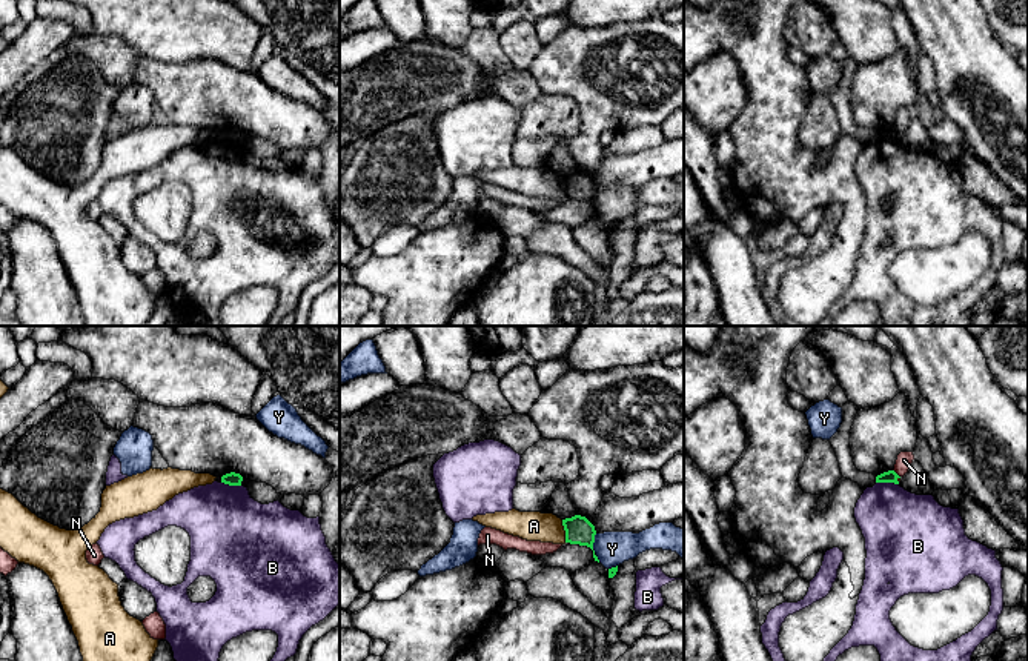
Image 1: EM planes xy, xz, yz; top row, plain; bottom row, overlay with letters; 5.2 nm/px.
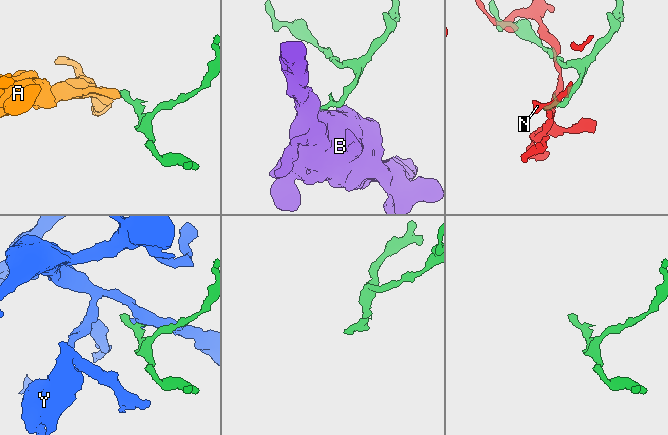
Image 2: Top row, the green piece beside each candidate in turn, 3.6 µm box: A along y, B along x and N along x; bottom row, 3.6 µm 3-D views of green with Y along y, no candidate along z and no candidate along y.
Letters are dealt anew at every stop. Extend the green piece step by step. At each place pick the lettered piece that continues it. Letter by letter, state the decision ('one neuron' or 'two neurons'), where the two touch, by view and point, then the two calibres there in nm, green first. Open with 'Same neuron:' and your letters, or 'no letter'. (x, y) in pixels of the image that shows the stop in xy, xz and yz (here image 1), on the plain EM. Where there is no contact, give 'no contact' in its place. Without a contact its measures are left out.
Same neuron: no letter
A: two neurons; contact xz (564, 185); calibres 140 and 160 nm
B: two neurons; contact yz (887, 137); calibres 60 and 380 nm
N: two neurons; contact yz (896, 129); calibres 60 and 80 nm
Y: two neurons; contact xz (593, 197); calibres 140 and 180 nm

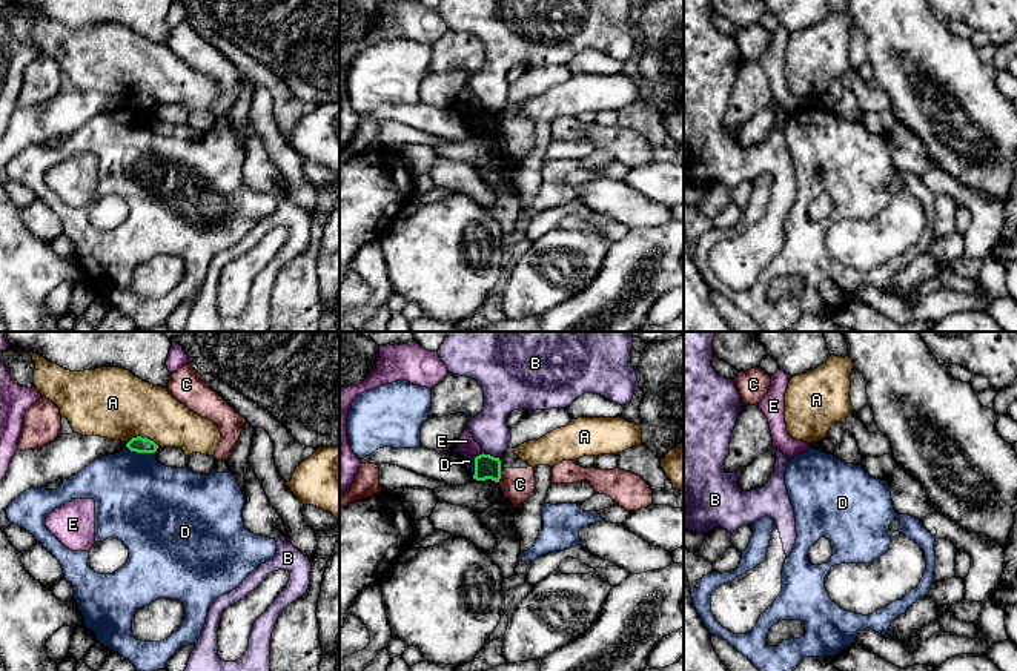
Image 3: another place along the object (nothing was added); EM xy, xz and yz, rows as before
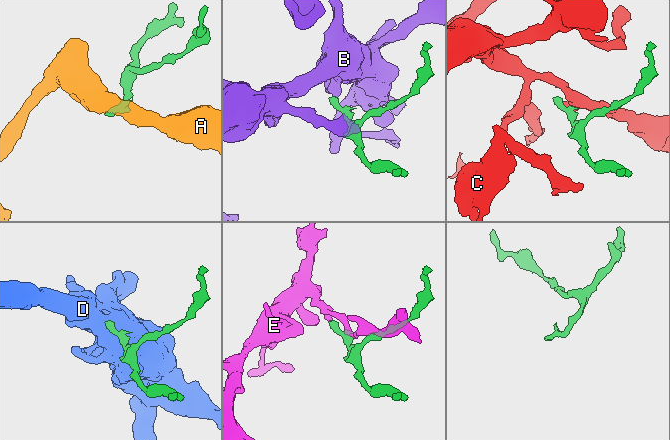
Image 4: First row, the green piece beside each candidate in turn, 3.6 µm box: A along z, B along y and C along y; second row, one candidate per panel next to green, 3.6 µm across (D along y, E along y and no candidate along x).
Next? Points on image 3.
Same neuron: no letter
A: two neurons; contact xy (143, 94); calibres 90 and 380 nm
B: two neurons; contact xz (489, 111); calibres 130 and 190 nm
C: two neurons; contact xz (500, 131); calibres 130 and 170 nm
D: two neurons; contact xy (140, 108); calibres 90 and 440 nm
E: two neurons; contact xz (480, 111); calibres 130 and 90 nm

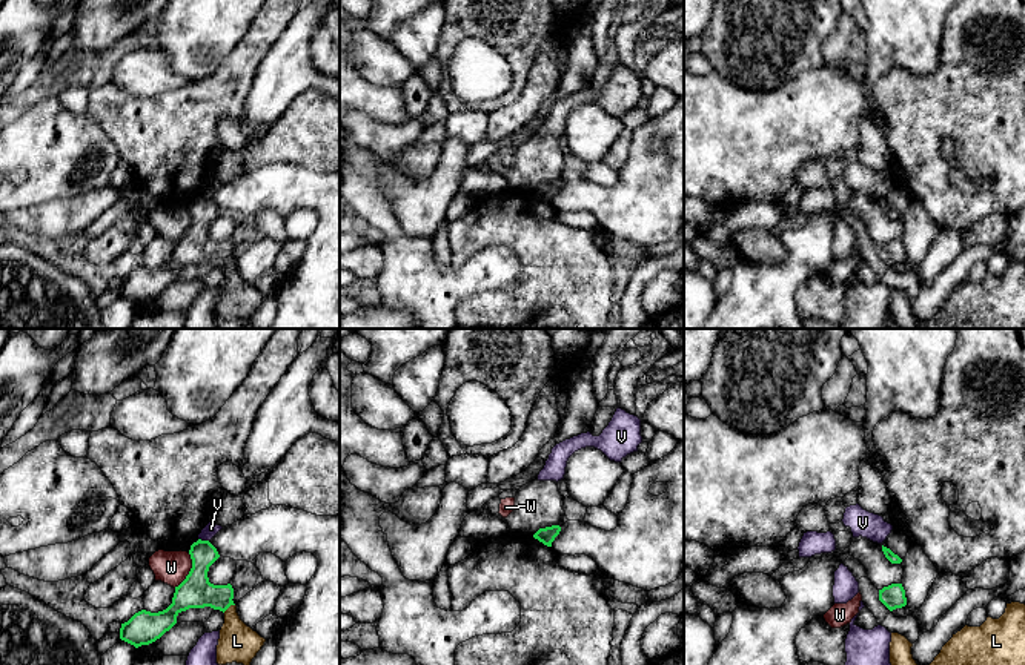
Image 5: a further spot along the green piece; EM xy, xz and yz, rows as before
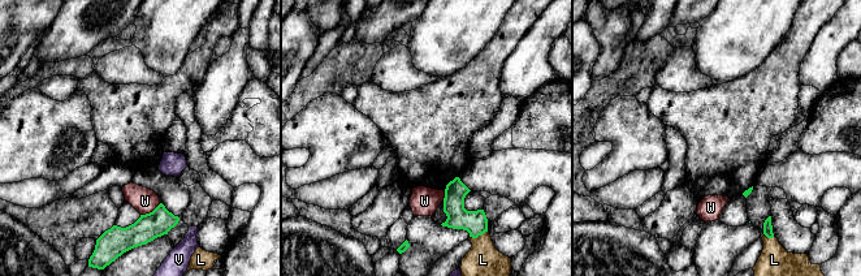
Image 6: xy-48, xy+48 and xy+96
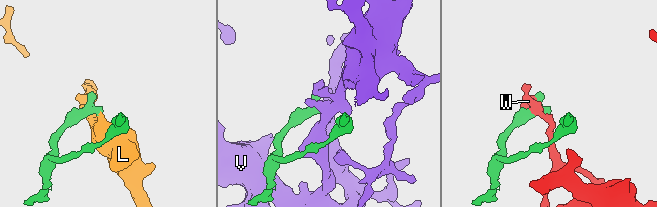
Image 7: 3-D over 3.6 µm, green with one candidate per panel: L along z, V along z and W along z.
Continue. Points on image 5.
Same neuron: L
L: one neuron; contact xy (228, 263); calibres 180 and 200 nm
V: two neurons; contact xy (203, 197); calibres 150 and 70 nm
W: two neurons; contact xy (189, 228); calibres 180 and 180 nm

